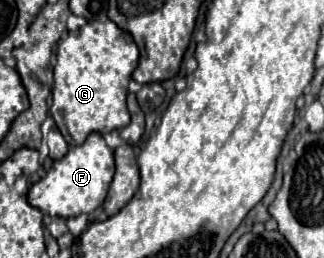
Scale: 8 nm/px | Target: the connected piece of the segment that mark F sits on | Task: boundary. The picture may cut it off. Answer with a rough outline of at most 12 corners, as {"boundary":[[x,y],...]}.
{"boundary":[[91,134],[27,194],[51,218],[103,204],[113,150]]}

